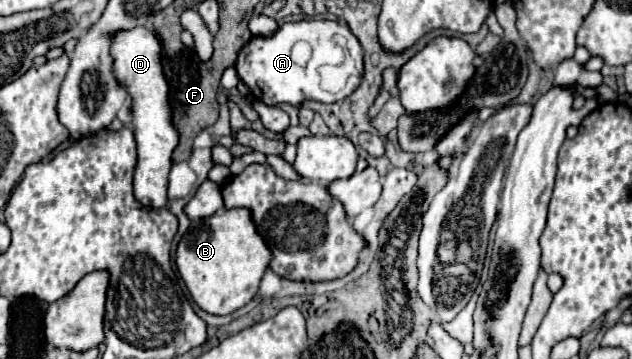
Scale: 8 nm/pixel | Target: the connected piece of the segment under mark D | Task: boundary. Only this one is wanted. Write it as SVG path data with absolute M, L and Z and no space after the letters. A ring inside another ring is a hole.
M135 27L131 31L117 33L111 47L115 57L115 77L127 87L133 97L133 125L137 141L137 167L133 175L135 199L147 207L167 205L167 179L171 169L171 153L177 147L179 135L171 123L171 111L167 105L167 81L161 71L161 45L159 39L147 27Z

